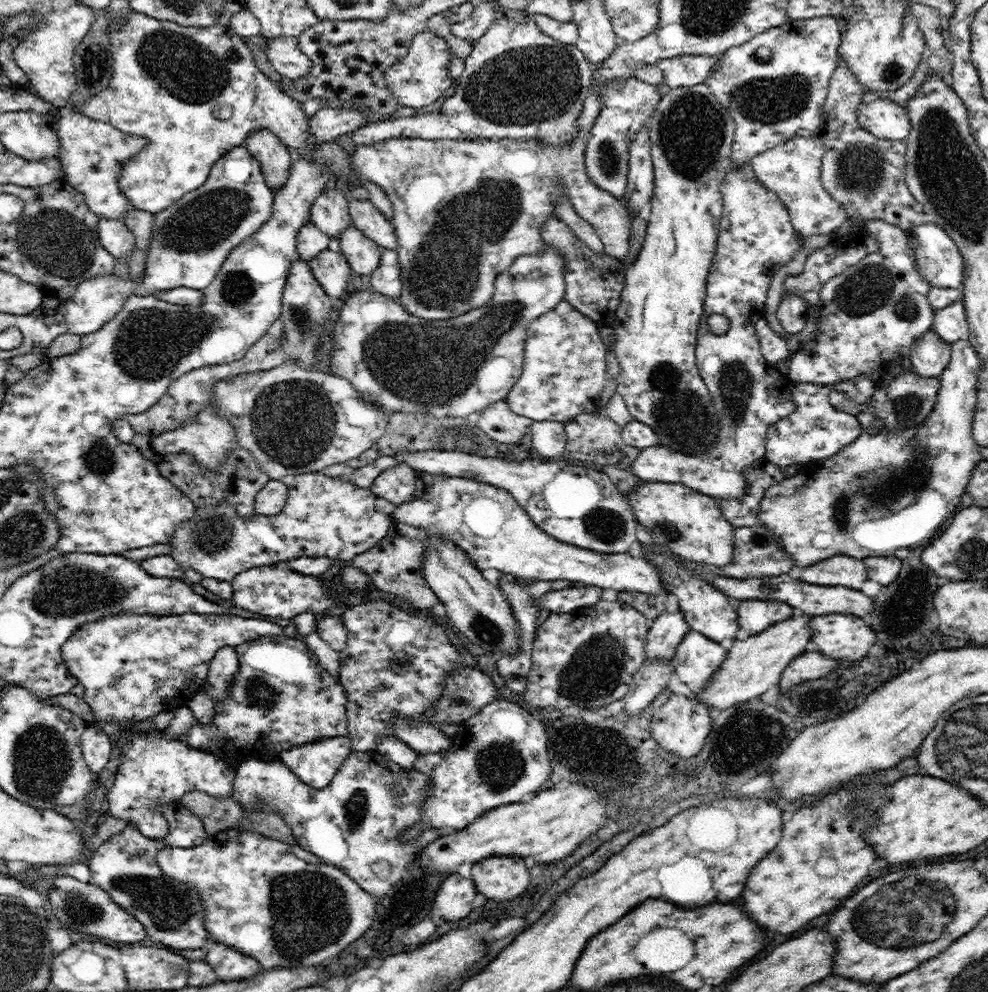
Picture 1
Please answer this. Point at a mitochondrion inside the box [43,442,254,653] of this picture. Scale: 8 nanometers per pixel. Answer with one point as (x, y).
(214, 534)

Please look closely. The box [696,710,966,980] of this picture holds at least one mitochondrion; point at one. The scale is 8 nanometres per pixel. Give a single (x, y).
(903, 916)

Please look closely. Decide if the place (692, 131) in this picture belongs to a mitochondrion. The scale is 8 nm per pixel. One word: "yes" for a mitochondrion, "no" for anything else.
yes

